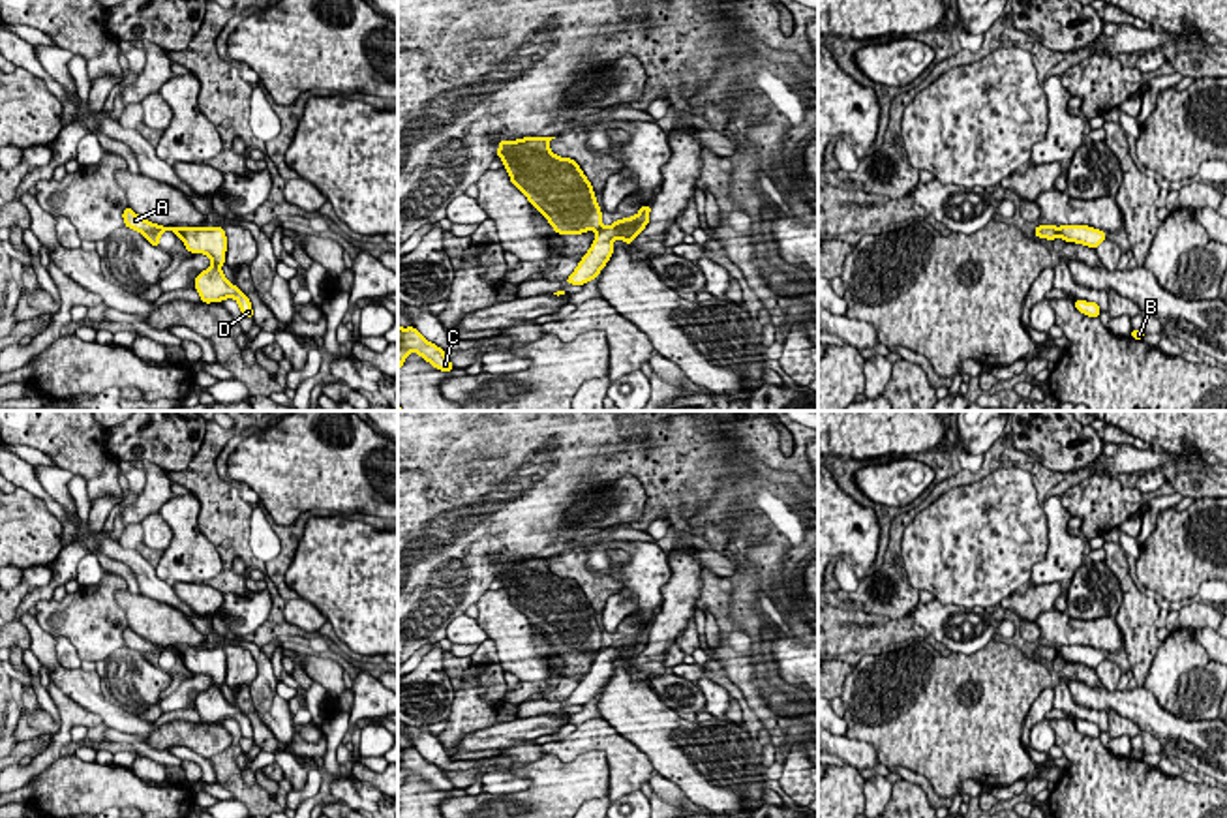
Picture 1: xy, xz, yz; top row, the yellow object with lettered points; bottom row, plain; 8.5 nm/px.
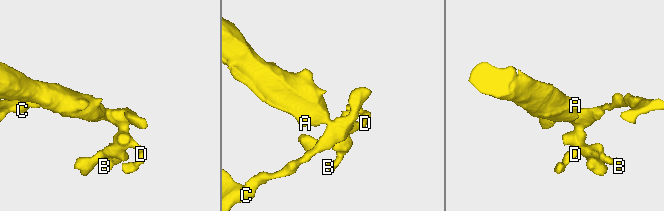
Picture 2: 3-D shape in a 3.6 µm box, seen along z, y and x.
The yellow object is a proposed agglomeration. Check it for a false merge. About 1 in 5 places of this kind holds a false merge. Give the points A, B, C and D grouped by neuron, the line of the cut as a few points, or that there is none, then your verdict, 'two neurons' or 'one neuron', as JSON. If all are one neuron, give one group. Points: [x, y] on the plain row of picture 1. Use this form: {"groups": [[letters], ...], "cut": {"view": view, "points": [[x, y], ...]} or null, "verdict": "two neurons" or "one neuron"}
{"groups": [["A"], ["B", "C", "D"]], "cut": {"view": "xy", "points": [[179, 648], [181, 655]]}, "verdict": "two neurons"}

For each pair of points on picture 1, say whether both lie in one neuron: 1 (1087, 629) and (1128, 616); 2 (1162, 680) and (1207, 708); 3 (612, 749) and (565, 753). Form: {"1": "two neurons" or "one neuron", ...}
{"1": "two neurons", "2": "one neuron", "3": "one neuron"}

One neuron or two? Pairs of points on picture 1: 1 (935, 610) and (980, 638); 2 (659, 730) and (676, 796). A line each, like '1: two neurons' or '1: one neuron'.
1: one neuron
2: two neurons

